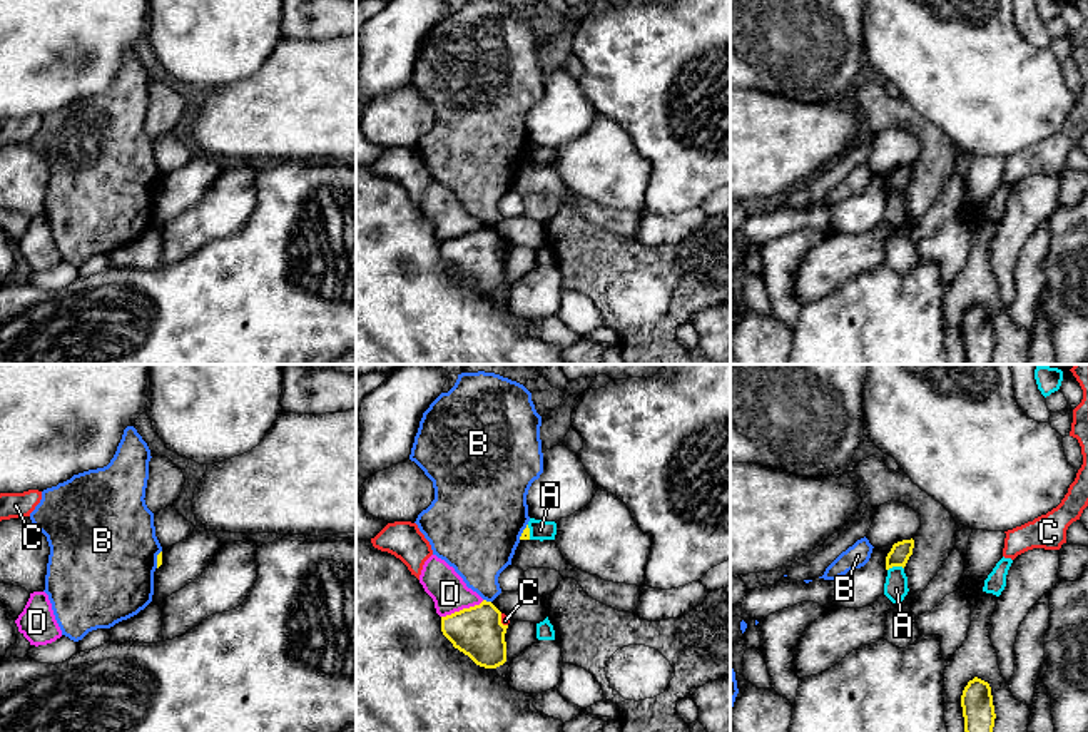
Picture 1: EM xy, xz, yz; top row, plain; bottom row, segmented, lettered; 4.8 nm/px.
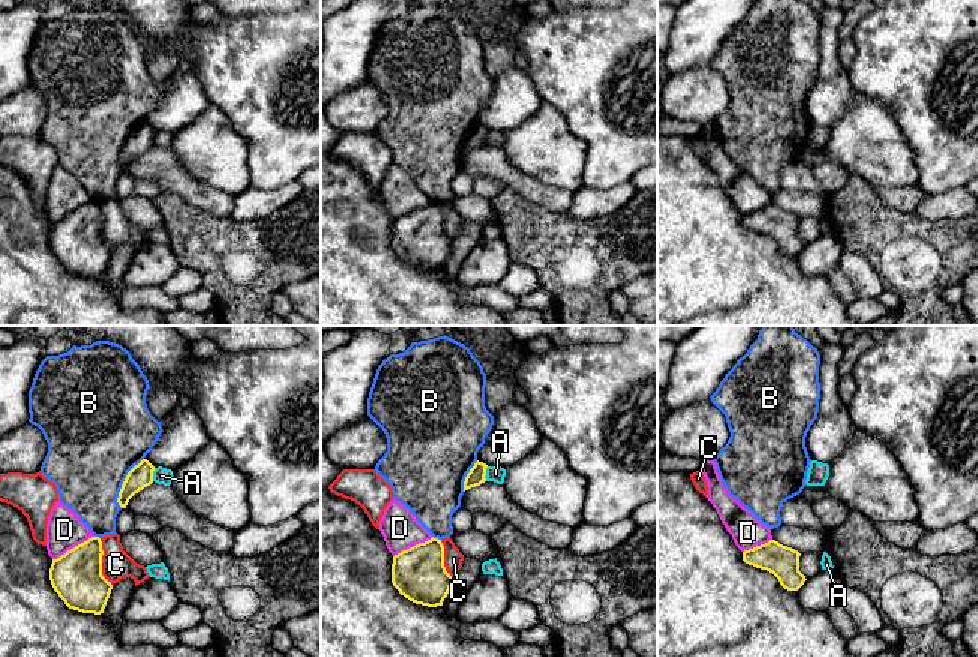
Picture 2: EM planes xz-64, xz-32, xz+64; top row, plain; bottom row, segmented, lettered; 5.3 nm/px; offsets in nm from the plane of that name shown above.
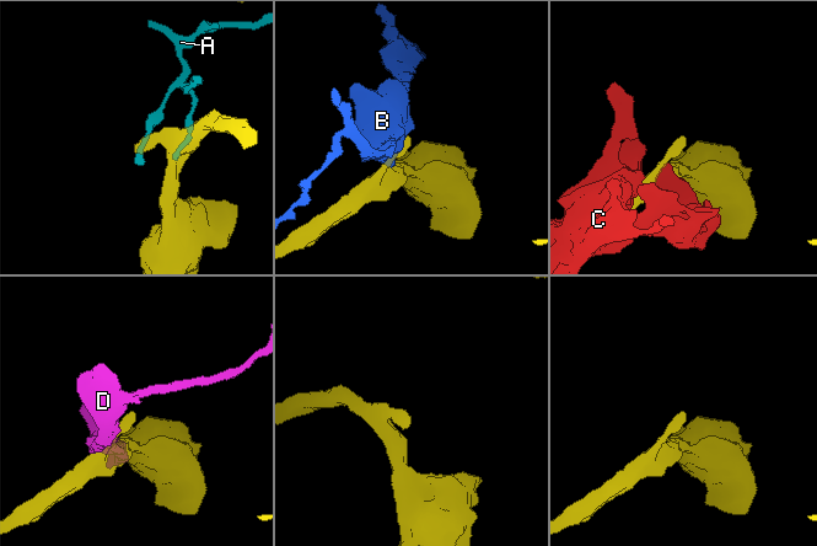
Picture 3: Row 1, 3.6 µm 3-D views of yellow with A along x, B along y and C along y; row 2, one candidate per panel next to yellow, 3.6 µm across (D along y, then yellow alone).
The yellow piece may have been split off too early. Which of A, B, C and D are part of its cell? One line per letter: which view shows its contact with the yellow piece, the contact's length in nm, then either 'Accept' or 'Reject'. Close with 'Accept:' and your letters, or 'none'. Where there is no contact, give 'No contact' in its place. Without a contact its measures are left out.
A: Touches yellow in yz. Shared border 80 nm. Reject
B: Touches yellow in xz. Shared border 40 nm. Reject
C: Touches yellow in xz. Shared border 70 nm. Reject
D: Touches yellow in xz. Shared border 220 nm. Reject
Accept: none

